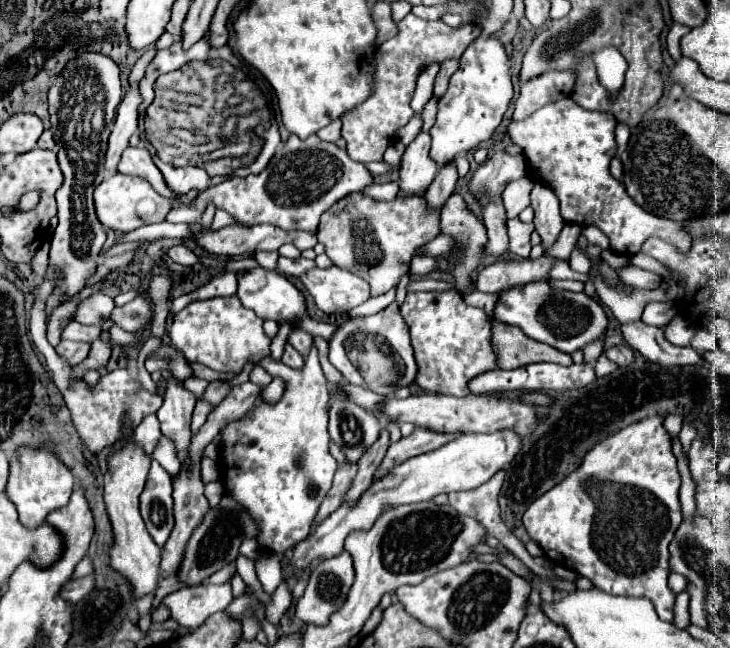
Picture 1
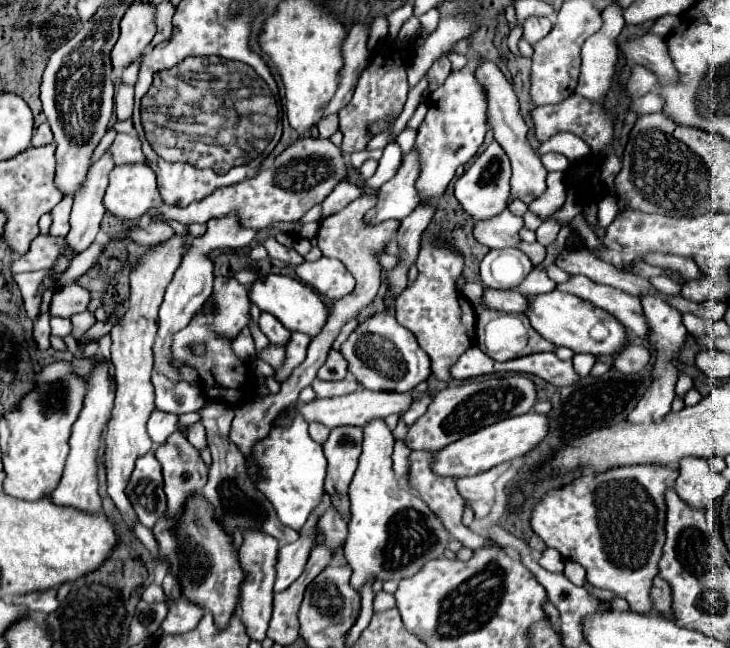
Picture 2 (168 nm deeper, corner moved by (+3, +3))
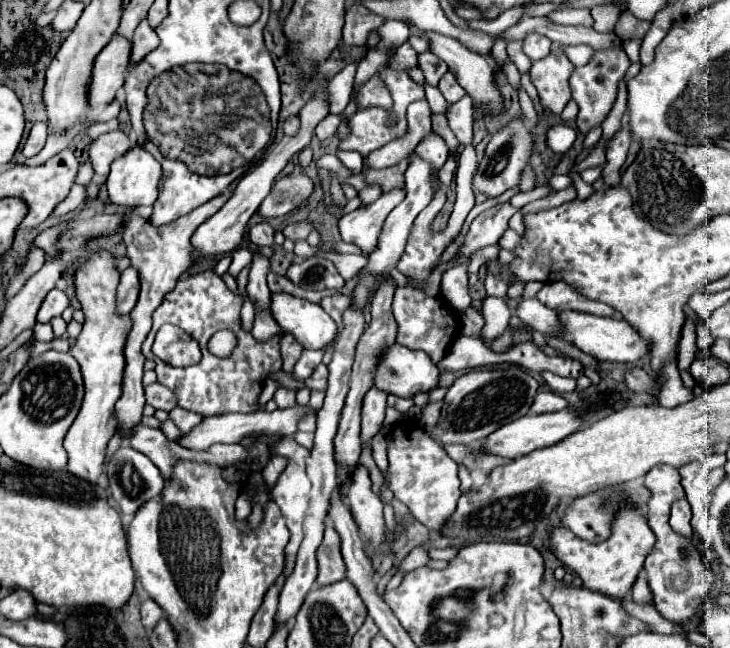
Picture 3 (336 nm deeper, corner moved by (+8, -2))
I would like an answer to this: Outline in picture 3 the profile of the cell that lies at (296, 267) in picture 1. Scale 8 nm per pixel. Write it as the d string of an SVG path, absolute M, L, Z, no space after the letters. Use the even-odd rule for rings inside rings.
M260 221L248 227L248 239L260 247L274 247L274 229L268 221Z

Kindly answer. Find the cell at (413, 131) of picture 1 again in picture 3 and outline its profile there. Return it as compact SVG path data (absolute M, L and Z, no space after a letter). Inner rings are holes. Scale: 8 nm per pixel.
M338 151L336 155L338 155L338 159L344 163L344 167L352 175L358 175L362 171L362 155L360 153L354 153L354 151Z

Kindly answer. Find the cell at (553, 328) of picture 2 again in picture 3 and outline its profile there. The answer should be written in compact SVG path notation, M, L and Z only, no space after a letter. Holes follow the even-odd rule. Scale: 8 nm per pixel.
M562 311L560 313L562 323L566 325L564 329L564 341L576 345L584 353L594 355L598 361L622 361L622 363L636 363L644 355L650 353L650 343L630 327L622 317L596 317L596 315L586 315L586 313L576 313L576 311Z

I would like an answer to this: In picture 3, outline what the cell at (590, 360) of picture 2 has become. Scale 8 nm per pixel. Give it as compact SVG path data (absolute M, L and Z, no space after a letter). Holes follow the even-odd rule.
M542 371L540 373L544 377L544 381L548 383L548 387L556 393L570 393L576 389L576 379L568 379L568 377L560 377L560 375L554 375L550 371Z

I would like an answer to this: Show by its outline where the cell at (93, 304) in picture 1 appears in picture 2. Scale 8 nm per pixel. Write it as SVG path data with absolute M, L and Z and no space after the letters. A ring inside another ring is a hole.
M65 284L55 290L55 296L51 300L51 316L61 316L61 318L71 318L73 314L79 314L87 310L91 302L89 290L77 286L77 284Z

